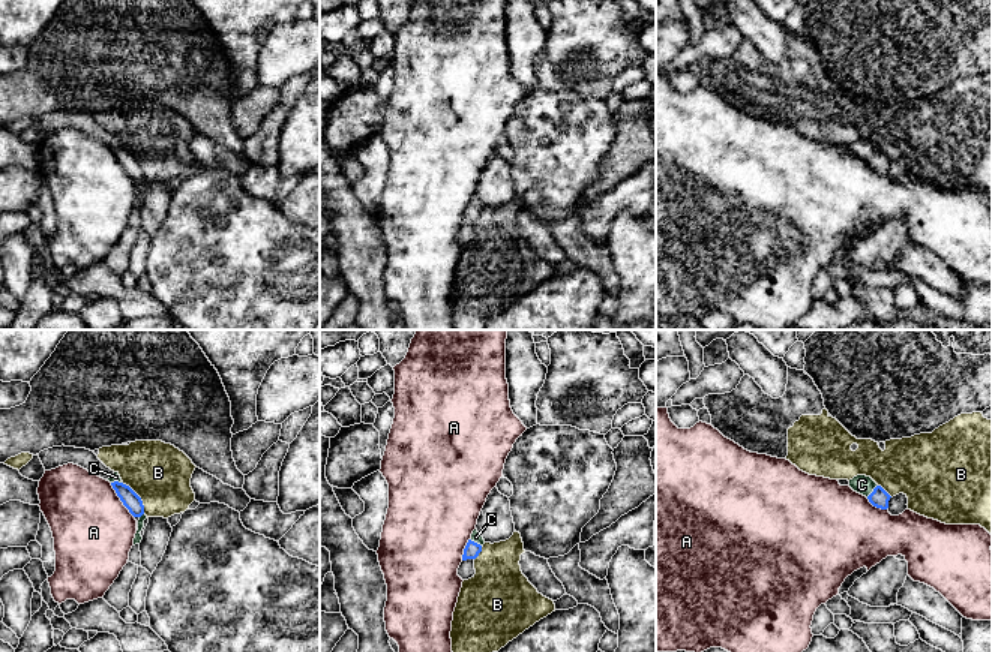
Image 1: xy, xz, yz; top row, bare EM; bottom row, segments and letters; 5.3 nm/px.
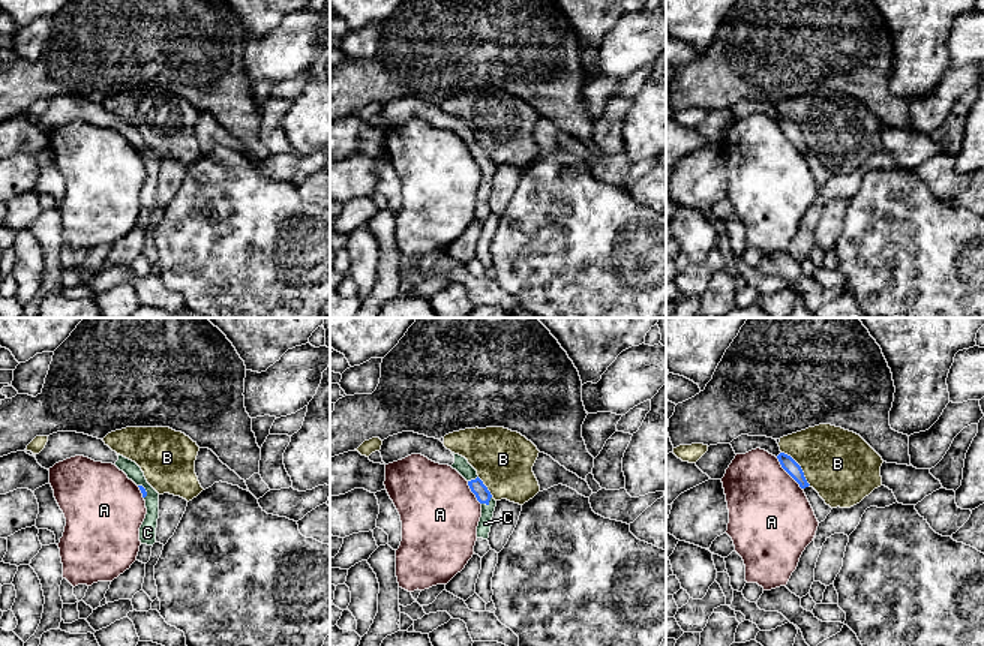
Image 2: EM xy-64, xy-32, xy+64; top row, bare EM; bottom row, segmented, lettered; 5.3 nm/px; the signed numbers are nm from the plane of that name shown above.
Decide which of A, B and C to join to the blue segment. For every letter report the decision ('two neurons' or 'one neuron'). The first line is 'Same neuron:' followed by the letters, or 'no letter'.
Same neuron: C
A: two neurons
B: two neurons
C: one neuron

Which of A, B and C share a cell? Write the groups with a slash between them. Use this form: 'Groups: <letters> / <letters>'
Groups: A / B / C

